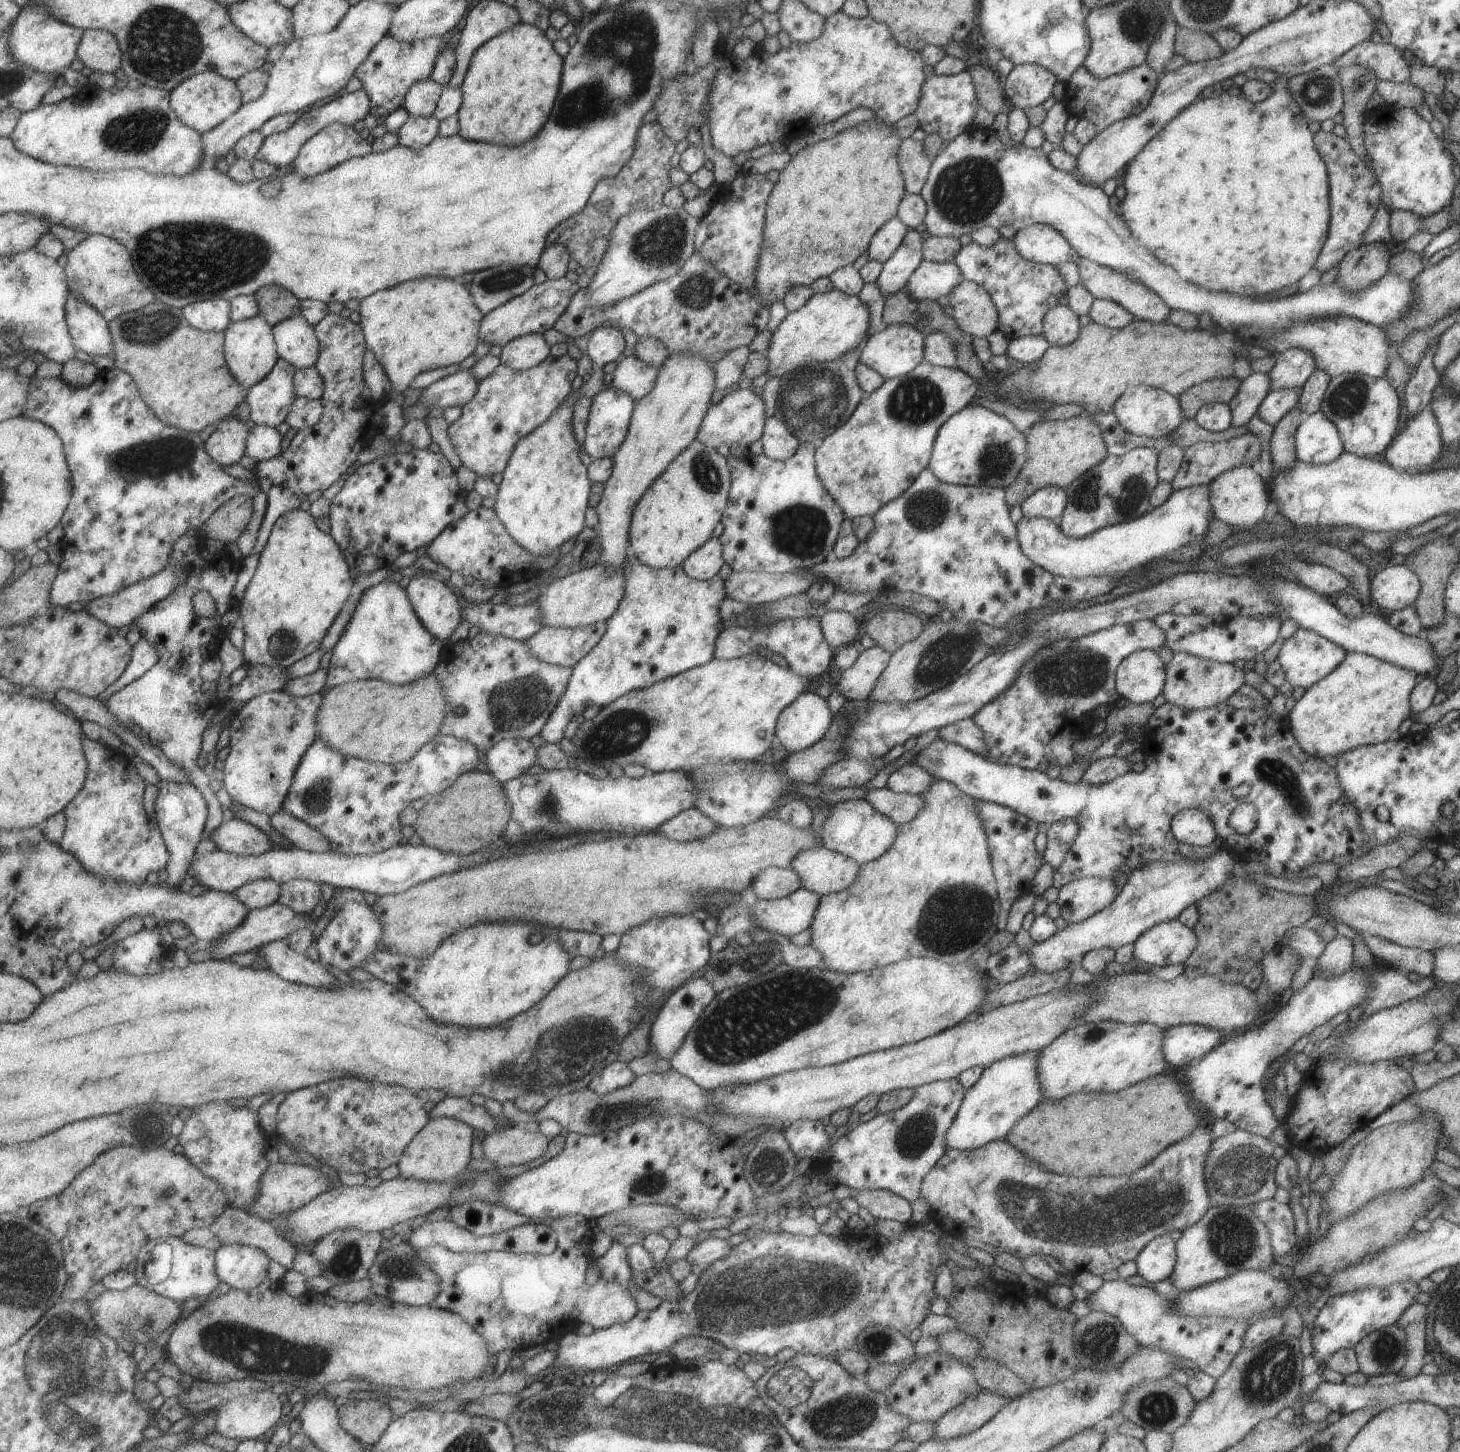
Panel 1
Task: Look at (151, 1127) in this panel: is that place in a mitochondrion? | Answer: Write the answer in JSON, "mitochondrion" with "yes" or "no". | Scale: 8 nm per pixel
{"mitochondrion":"yes"}

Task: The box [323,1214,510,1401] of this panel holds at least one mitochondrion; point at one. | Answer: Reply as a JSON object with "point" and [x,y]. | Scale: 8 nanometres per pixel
{"point":[393,1269]}

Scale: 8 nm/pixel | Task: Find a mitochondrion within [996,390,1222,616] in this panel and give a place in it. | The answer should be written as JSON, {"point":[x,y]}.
{"point":[1093,492]}

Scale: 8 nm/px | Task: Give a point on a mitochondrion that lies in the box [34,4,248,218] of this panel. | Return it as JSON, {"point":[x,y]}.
{"point":[162,43]}

